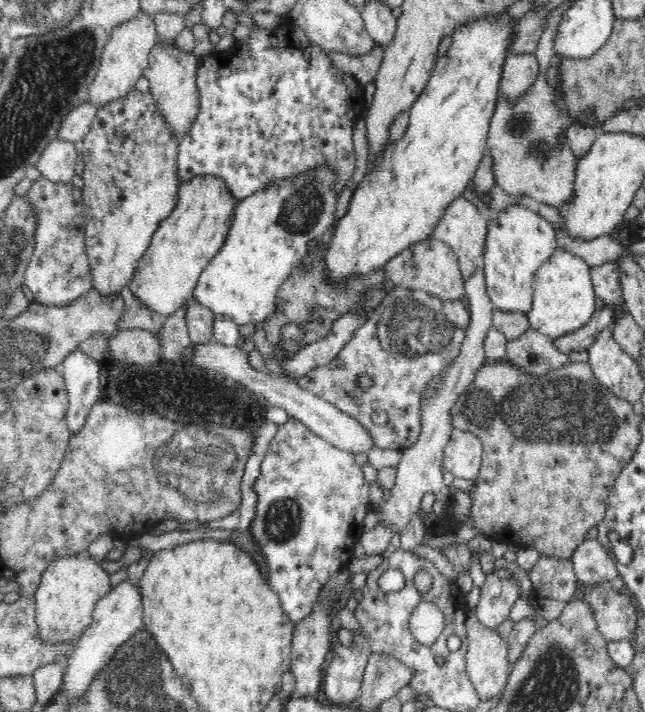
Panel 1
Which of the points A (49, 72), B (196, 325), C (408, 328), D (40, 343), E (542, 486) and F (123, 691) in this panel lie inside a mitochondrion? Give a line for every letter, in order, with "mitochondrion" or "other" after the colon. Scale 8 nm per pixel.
A: mitochondrion
B: other
C: mitochondrion
D: mitochondrion
E: other
F: mitochondrion

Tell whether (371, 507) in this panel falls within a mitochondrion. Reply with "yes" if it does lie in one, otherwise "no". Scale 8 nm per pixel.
no

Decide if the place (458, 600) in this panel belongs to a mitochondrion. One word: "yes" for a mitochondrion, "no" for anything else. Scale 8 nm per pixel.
no

